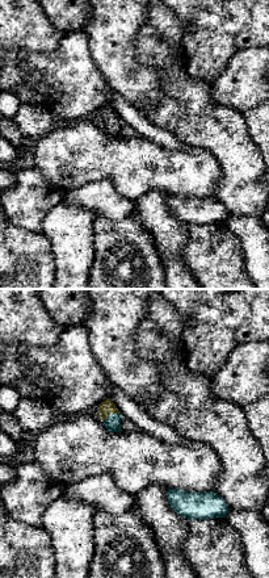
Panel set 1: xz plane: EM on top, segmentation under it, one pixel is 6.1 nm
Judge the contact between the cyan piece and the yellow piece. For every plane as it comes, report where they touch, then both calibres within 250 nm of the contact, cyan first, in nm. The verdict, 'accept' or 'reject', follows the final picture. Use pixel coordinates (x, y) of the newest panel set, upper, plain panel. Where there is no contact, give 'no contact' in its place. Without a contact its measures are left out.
contact (110, 120); calibres 100 and 90 nm

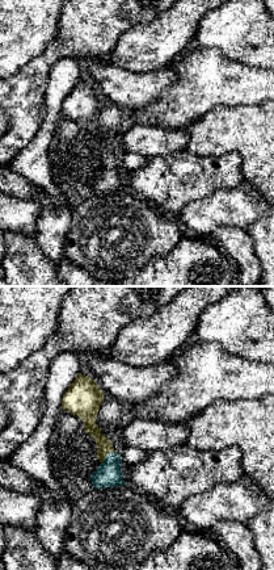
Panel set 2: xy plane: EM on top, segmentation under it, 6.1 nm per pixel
contact (105, 162); calibres 160 and 90 nm

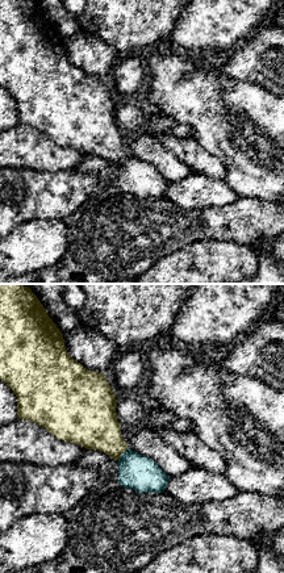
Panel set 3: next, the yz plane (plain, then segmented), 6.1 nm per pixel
contact (121, 159); calibres 220 and 300 nm

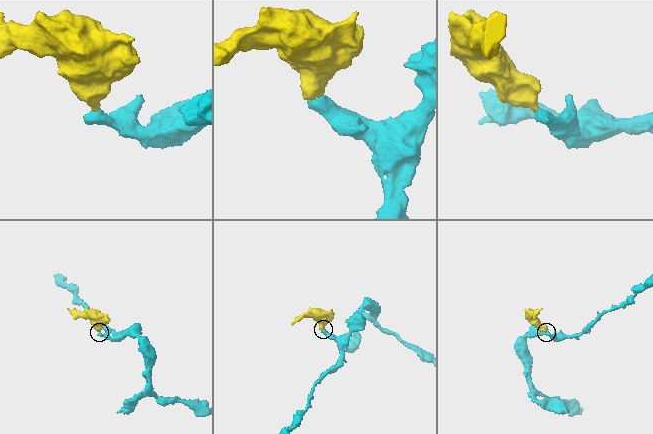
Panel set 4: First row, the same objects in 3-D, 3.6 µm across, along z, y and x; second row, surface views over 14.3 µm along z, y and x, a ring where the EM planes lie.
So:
accept

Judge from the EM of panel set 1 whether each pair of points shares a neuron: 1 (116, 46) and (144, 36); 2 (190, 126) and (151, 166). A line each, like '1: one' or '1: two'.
1: two
2: two

